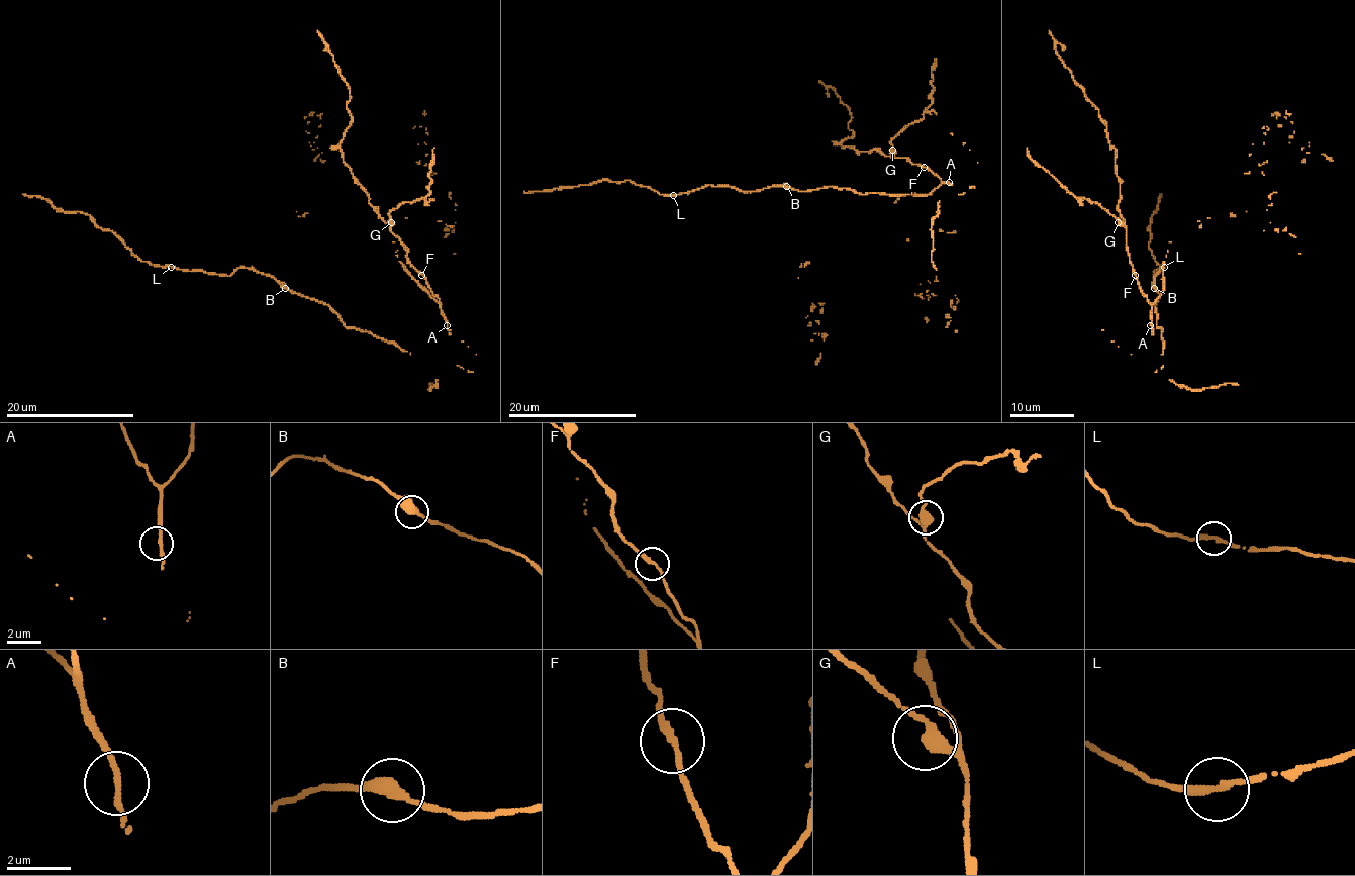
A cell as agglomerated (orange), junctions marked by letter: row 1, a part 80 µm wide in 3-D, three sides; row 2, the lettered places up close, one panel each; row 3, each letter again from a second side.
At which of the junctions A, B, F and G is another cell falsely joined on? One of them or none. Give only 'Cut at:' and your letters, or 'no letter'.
Cut at: no letter

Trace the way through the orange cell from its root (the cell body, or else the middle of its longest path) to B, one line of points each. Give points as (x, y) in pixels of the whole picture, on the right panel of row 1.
B: (1163, 351), (1163, 330), (1156, 325), (1155, 307), (1160, 295), (1155, 288)

